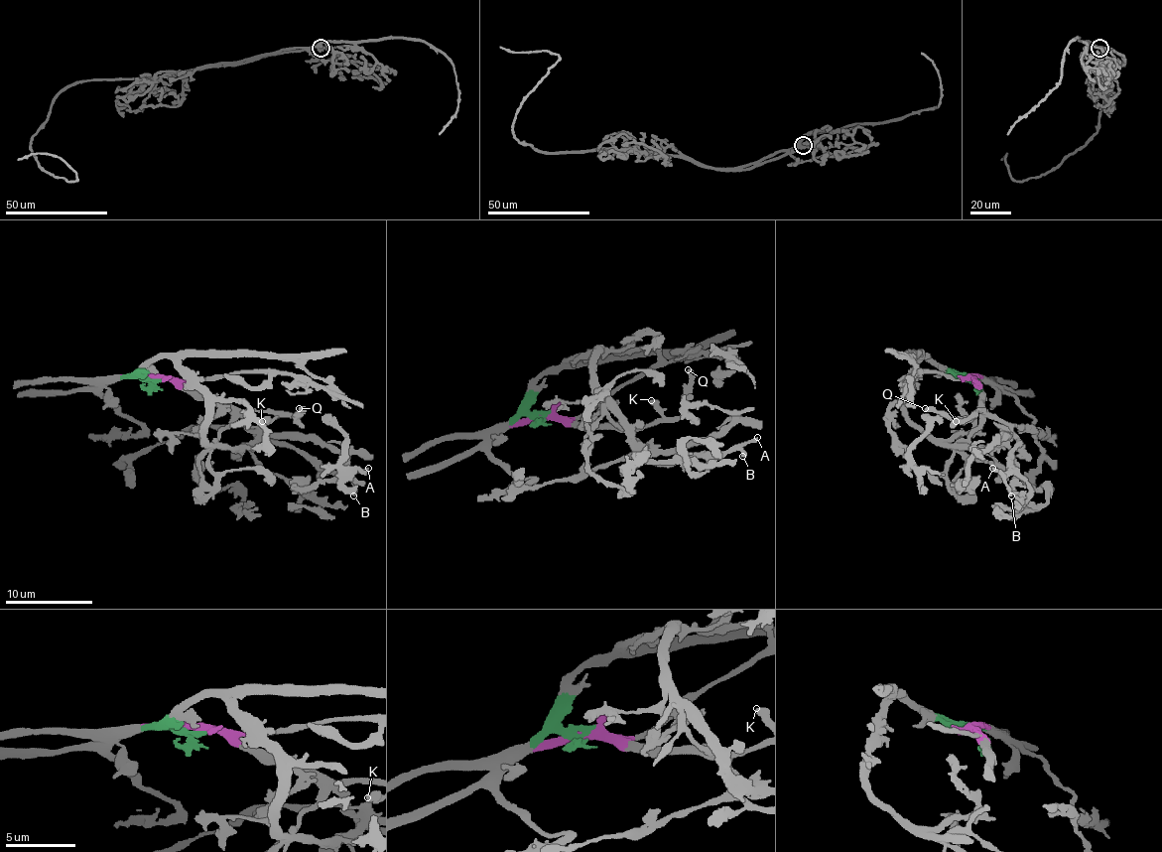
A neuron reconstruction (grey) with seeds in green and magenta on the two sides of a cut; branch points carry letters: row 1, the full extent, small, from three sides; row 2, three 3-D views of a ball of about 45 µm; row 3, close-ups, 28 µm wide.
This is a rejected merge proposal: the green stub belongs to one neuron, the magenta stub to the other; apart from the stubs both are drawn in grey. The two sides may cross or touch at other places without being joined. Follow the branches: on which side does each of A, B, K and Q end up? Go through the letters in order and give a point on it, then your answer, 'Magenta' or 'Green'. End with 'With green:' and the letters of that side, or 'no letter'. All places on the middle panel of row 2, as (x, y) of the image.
A: Place: (757, 437). Magenta
B: Place: (742, 456). Magenta
K: Place: (651, 400). Magenta
Q: Place: (688, 369). Magenta
With green: no letter

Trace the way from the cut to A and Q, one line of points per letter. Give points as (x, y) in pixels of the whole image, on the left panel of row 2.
A: (152, 377), (178, 379), (187, 388), (228, 401), (265, 439), (285, 441), (335, 472), (364, 472), (368, 468)
Q: (152, 377), (178, 379), (187, 388), (228, 401), (241, 410), (285, 412), (294, 419), (301, 412), (299, 408)

